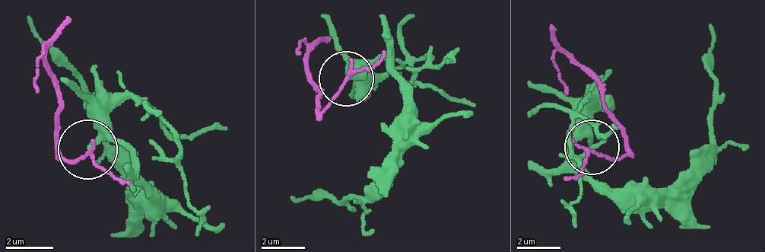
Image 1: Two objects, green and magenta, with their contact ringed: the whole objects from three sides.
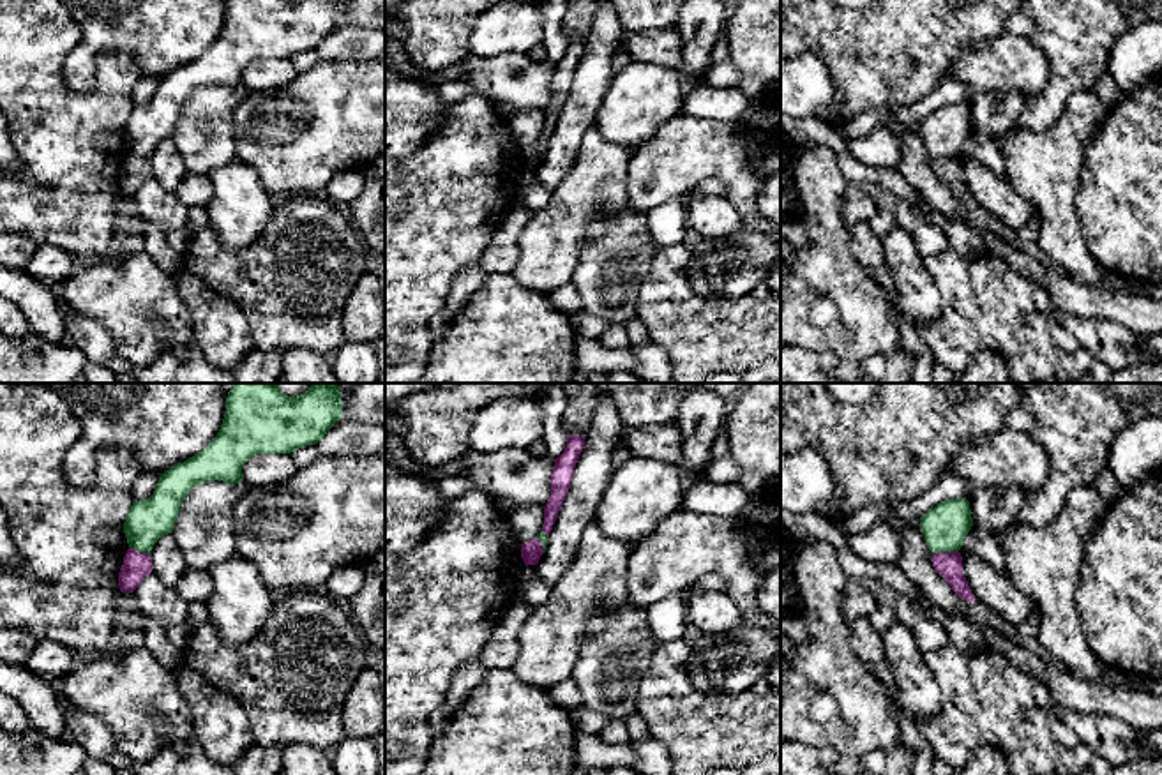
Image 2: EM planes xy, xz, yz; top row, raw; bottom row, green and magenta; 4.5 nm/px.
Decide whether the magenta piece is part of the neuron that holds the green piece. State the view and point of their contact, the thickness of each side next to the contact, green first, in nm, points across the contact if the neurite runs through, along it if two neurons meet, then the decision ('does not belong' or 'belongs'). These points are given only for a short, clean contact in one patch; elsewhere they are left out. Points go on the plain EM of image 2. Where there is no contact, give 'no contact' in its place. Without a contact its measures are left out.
meets green in yz at (945, 156); 200 nm thick on the green side, 110 nm on the other; border along yz (958, 154), (933, 159); does not belong

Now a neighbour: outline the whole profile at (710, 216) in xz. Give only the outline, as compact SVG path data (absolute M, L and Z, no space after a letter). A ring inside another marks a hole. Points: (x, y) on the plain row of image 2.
M699 194L685 201L687 222L703 238L715 238L745 228L751 219L728 196Z

